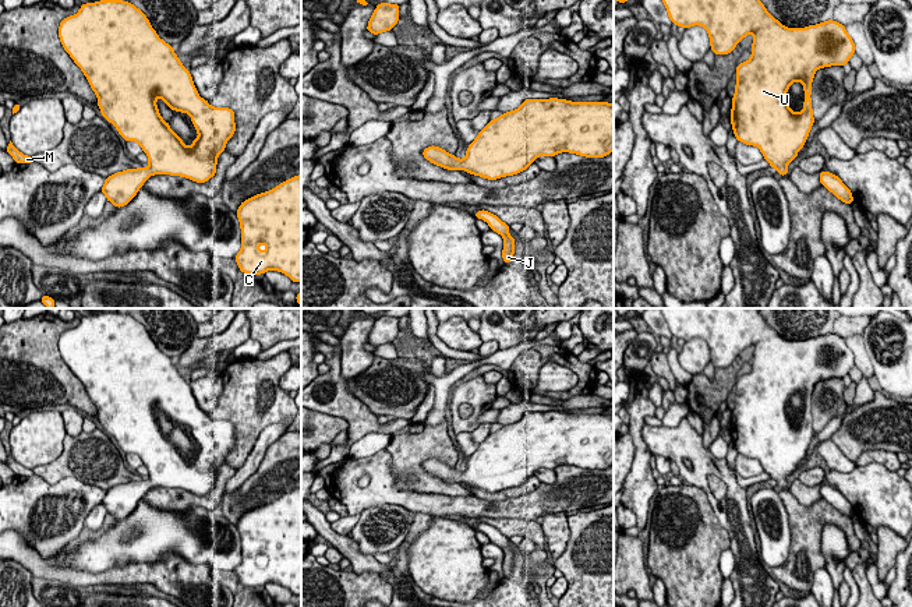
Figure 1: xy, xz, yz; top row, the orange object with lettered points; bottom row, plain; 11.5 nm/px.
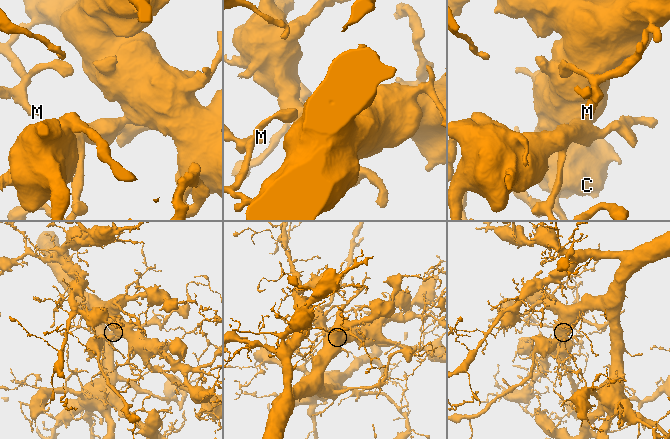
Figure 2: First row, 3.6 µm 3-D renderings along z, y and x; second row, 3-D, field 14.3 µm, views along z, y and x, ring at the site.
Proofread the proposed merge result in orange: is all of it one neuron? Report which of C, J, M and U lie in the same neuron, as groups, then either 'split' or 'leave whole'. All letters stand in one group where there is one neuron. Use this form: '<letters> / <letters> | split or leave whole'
C J M U | leave whole

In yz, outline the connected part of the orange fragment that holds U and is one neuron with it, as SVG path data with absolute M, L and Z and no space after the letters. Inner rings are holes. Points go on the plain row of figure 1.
M660 308L672 336L685 342L700 338L704 339L710 349L710 359L714 367L731 366L739 353L752 346L752 370L736 380L736 399L732 410L731 435L738 454L746 458L757 459L770 480L775 480L781 488L788 487L786 479L798 469L803 460L810 441L814 435L812 423L812 394L819 381L830 378L844 380L852 367L855 357L845 343L845 338L828 332L806 340L786 340L777 334L756 308ZM795 394L800 394L805 402L805 417L802 424L792 424L786 414L786 403Z

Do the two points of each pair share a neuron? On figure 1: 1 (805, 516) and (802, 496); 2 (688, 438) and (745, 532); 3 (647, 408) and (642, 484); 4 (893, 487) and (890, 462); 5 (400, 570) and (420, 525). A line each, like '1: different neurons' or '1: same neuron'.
1: different neurons
2: same neuron
3: same neuron
4: different neurons
5: same neuron

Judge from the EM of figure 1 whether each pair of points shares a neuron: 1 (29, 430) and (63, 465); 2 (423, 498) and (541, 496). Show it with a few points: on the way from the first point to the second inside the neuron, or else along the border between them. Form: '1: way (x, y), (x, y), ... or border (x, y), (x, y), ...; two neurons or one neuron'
1: border (66, 434), (62, 452), (31, 469); two neurons
2: way (452, 505), (512, 508); one neuron

